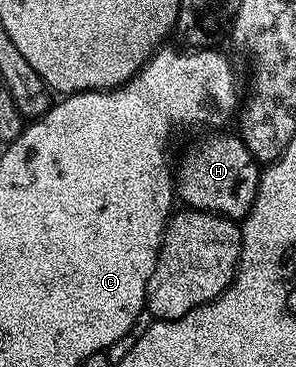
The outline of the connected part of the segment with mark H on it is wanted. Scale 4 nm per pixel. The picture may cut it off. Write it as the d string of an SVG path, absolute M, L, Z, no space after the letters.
M213 132L201 142L201 150L189 150L175 166L175 194L190 210L206 210L224 218L243 220L252 212L262 167L236 133Z

